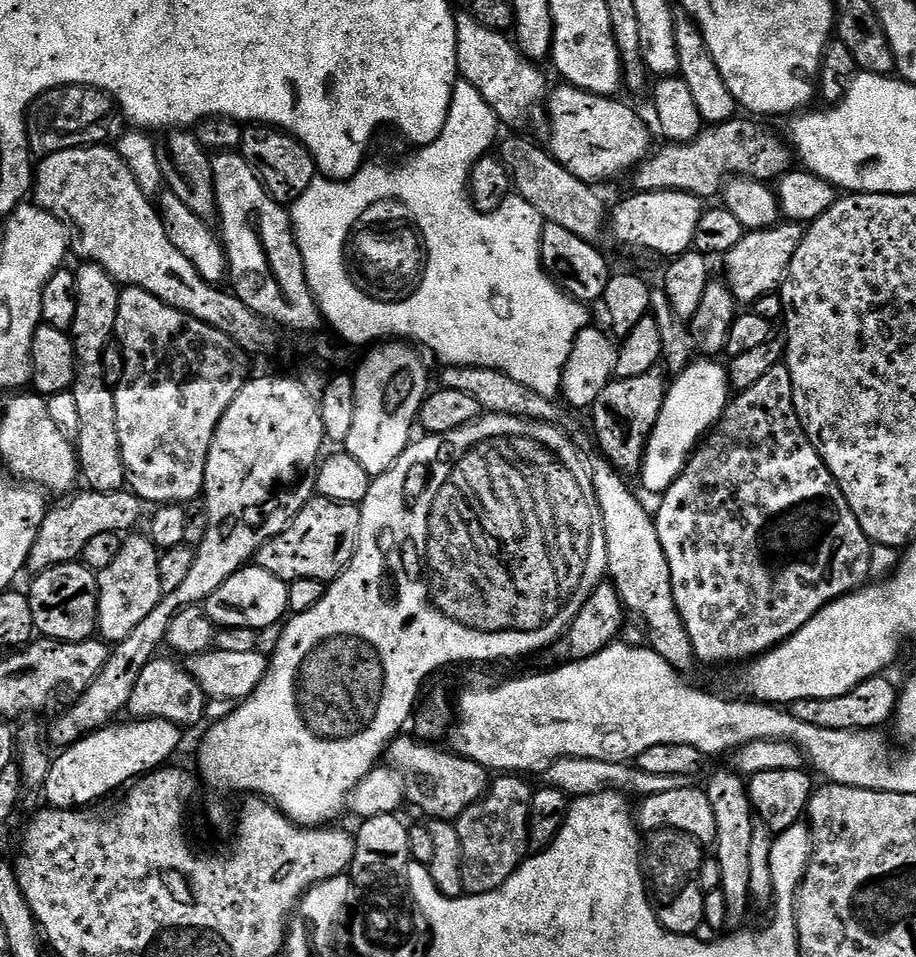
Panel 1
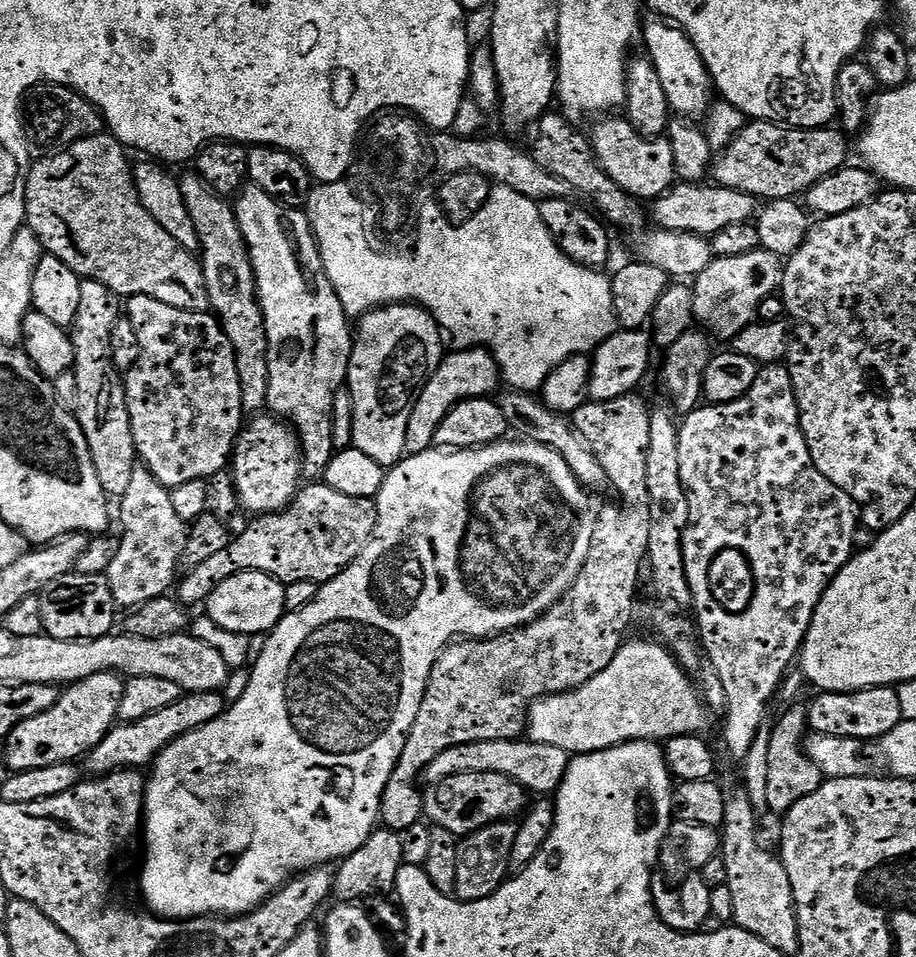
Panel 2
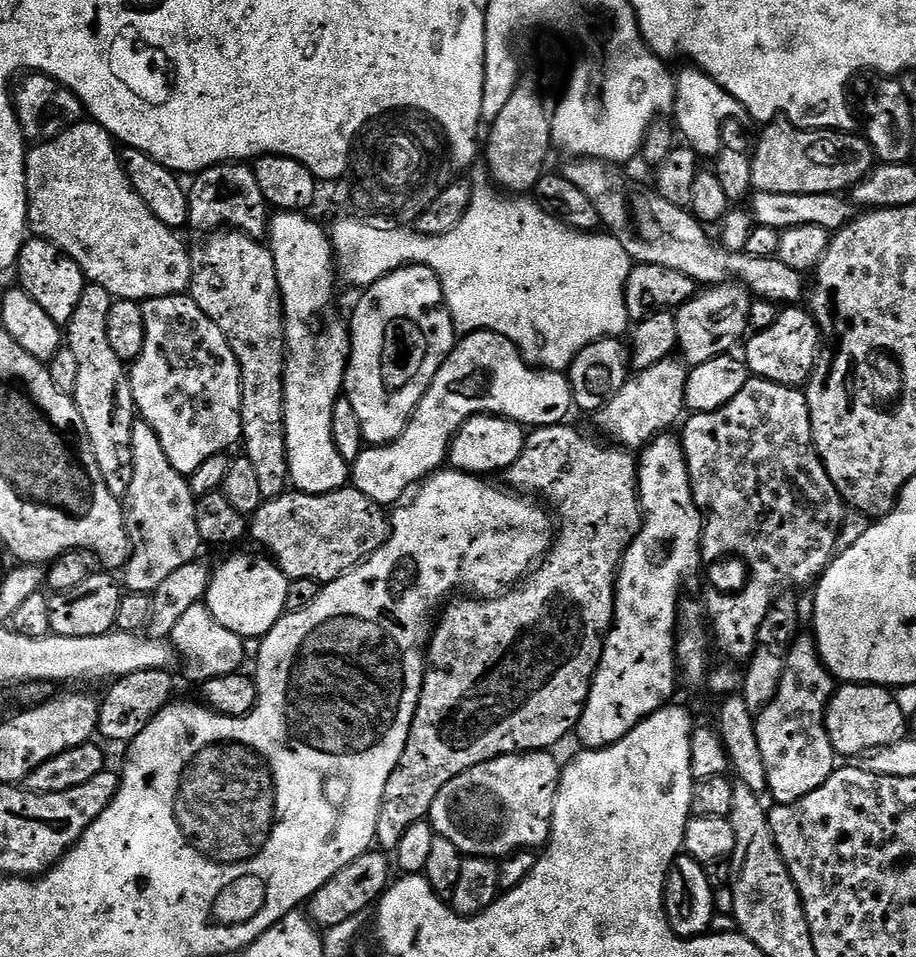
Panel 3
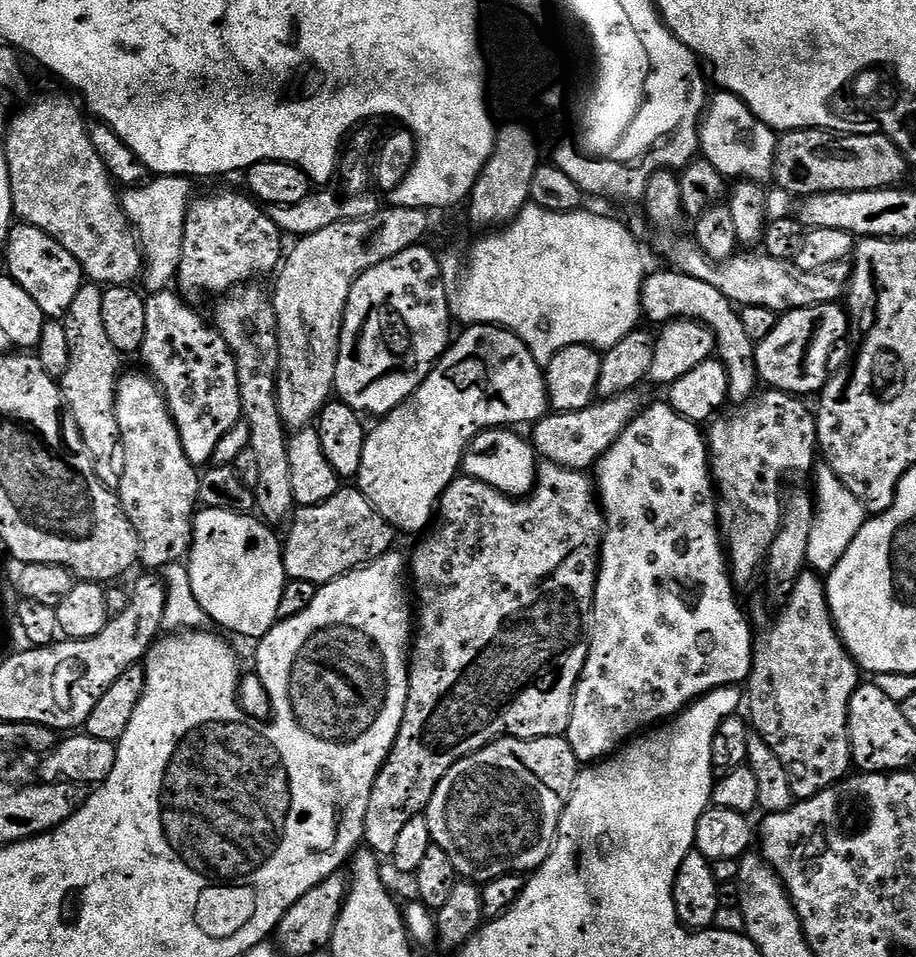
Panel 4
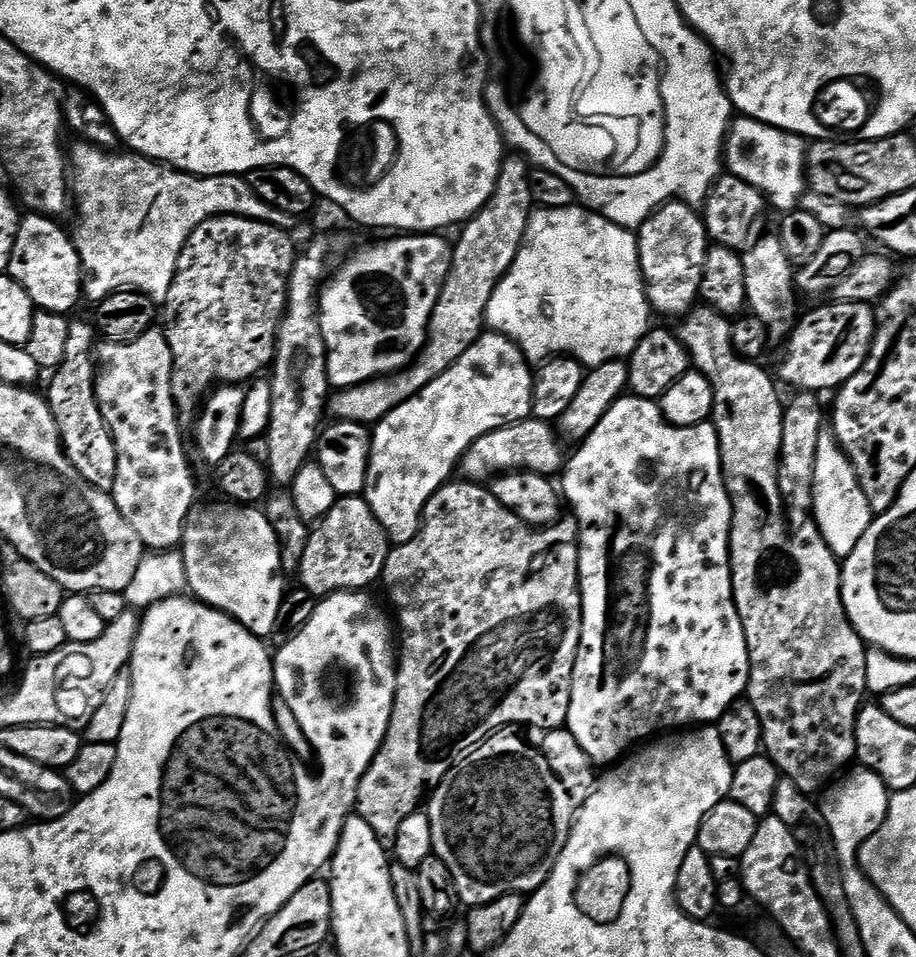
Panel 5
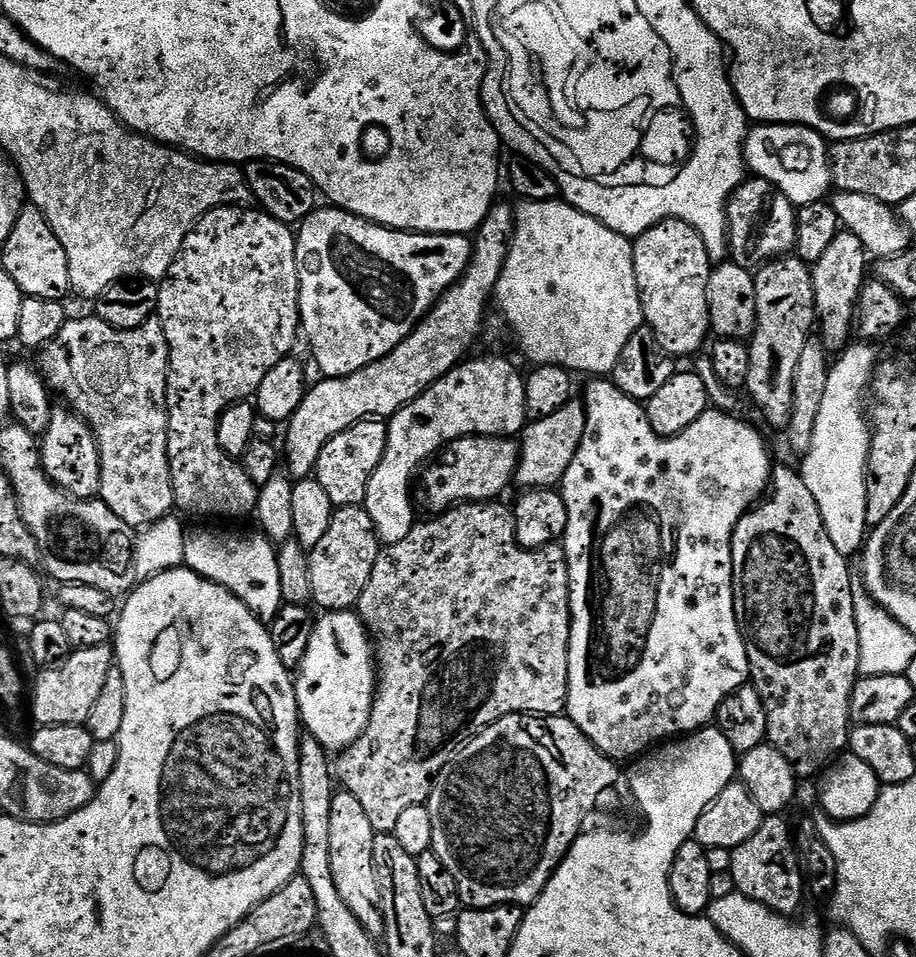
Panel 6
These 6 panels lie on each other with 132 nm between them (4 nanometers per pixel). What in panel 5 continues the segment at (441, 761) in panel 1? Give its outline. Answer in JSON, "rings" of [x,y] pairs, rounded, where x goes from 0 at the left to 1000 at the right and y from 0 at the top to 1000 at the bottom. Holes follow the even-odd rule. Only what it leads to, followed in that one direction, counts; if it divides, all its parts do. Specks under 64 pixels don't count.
{"rings":[[[546,761],[495,798],[465,840],[472,889],[496,913],[502,945],[520,949],[552,934],[586,932],[618,884],[633,843],[646,829],[648,799],[619,763]]]}

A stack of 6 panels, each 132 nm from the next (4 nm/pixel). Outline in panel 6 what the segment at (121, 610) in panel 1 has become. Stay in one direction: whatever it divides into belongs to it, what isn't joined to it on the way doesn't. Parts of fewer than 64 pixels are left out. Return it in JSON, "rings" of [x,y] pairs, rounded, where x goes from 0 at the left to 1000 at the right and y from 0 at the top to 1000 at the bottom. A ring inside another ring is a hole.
{"rings":[[[104,328],[87,330],[84,334],[83,331],[76,332],[68,341],[68,345],[63,345],[63,349],[57,356],[43,365],[40,372],[44,373],[37,377],[37,380],[41,386],[44,396],[52,402],[58,411],[67,410],[74,417],[73,425],[100,446],[100,452],[107,462],[107,474],[111,487],[111,508],[108,521],[112,522],[116,529],[120,529],[120,533],[124,533],[124,537],[129,537],[129,541],[133,541],[133,545],[138,545],[141,553],[144,554],[156,554],[162,549],[172,545],[178,539],[184,538],[189,534],[192,521],[188,511],[186,483],[183,482],[183,375],[186,366],[181,357],[181,349],[177,345],[177,336],[172,332],[165,332],[148,344],[127,344],[109,334]]]}

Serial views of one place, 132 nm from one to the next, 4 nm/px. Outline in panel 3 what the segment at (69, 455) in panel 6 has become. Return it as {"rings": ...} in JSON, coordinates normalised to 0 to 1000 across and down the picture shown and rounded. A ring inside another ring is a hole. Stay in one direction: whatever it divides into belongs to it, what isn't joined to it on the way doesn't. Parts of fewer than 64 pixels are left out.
{"rings":[[[93,296],[90,311],[85,311],[85,324],[72,340],[72,363],[81,366],[85,374],[85,403],[81,417],[85,424],[85,433],[90,433],[90,441],[94,441],[94,454],[100,463],[103,479],[107,483],[107,491],[111,491],[111,499],[120,512],[120,516],[132,520],[139,519],[146,479],[144,478],[144,446],[151,442],[148,421],[144,415],[144,399],[136,377],[129,374],[120,364],[117,353],[117,332],[124,311],[111,299]]]}

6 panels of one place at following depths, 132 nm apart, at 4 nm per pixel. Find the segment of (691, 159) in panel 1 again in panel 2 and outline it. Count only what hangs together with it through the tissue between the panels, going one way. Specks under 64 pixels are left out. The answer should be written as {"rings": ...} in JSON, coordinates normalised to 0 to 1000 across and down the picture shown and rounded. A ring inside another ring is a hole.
{"rings":[[[837,125],[817,127],[805,142],[794,147],[795,156],[787,163],[785,160],[781,164],[779,188],[787,196],[813,201],[824,205],[830,211],[864,209],[870,204],[868,201],[881,202],[882,196],[889,194],[889,190],[897,190],[897,186],[910,182],[927,170],[925,145],[927,146],[927,143],[920,137],[908,132],[859,134],[854,130],[841,130]]]}

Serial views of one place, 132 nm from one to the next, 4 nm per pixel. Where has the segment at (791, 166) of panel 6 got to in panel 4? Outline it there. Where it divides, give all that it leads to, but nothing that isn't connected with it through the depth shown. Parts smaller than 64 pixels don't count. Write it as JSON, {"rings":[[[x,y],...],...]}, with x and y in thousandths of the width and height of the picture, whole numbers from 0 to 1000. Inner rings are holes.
{"rings":[[[786,94],[783,100],[772,106],[771,116],[764,127],[764,159],[767,166],[783,176],[793,186],[811,186],[826,190],[838,190],[844,187],[843,179],[847,168],[848,139],[840,130],[834,130],[801,98]]]}

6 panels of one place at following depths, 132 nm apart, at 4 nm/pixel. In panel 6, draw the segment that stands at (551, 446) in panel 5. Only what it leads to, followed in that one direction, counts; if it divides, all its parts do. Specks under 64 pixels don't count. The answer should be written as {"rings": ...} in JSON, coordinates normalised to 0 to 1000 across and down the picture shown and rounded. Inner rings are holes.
{"rings":[[[507,456],[485,465],[478,475],[457,494],[452,506],[452,531],[455,536],[467,535],[468,540],[488,535],[500,527],[526,527],[541,525],[555,509],[560,509],[563,488],[568,482],[568,465],[562,459],[552,456]]]}

